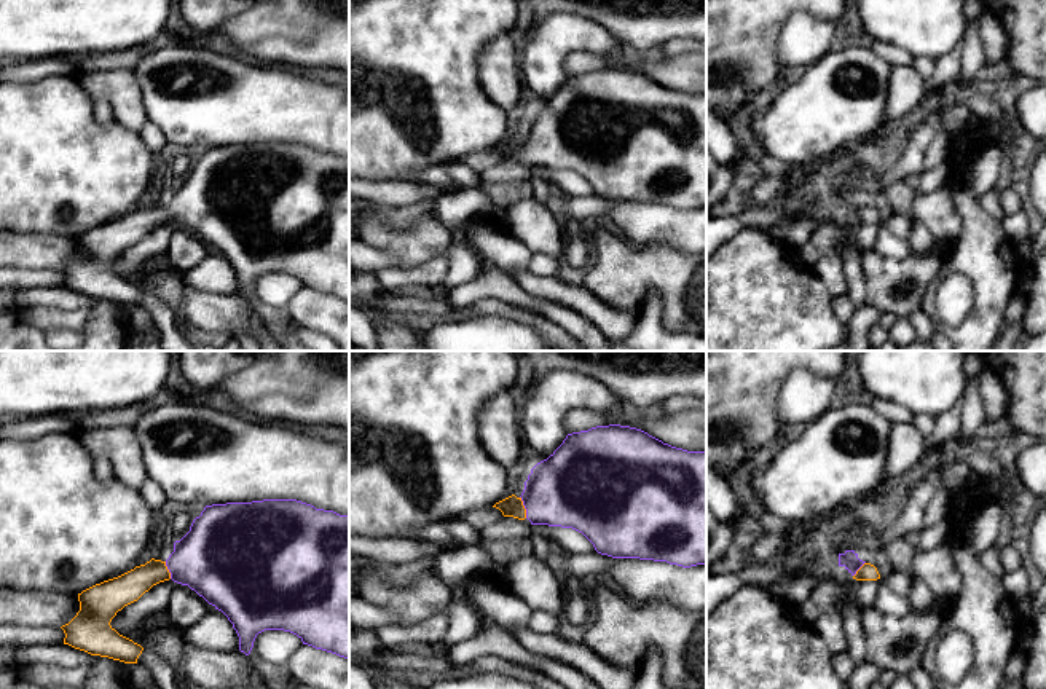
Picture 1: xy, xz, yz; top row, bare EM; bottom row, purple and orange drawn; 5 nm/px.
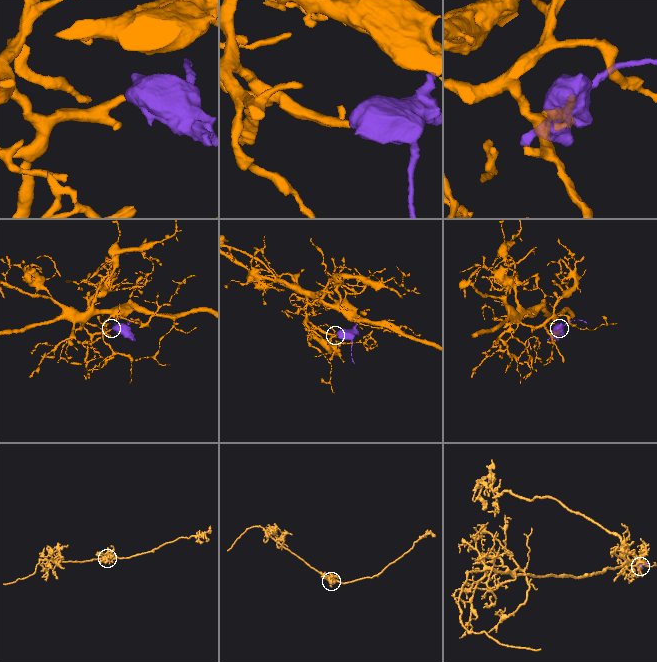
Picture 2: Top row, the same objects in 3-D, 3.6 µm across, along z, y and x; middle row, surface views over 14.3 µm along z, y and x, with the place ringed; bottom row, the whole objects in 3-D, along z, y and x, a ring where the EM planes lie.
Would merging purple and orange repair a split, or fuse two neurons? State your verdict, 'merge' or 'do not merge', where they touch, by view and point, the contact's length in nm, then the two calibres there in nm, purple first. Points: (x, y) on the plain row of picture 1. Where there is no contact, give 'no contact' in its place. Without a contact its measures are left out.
merge | xz (525, 150) | 120 nm | 380/110 nm

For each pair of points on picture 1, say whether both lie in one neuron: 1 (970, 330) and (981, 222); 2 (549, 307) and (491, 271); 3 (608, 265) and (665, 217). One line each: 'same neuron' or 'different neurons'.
1: same neuron
2: same neuron
3: different neurons

